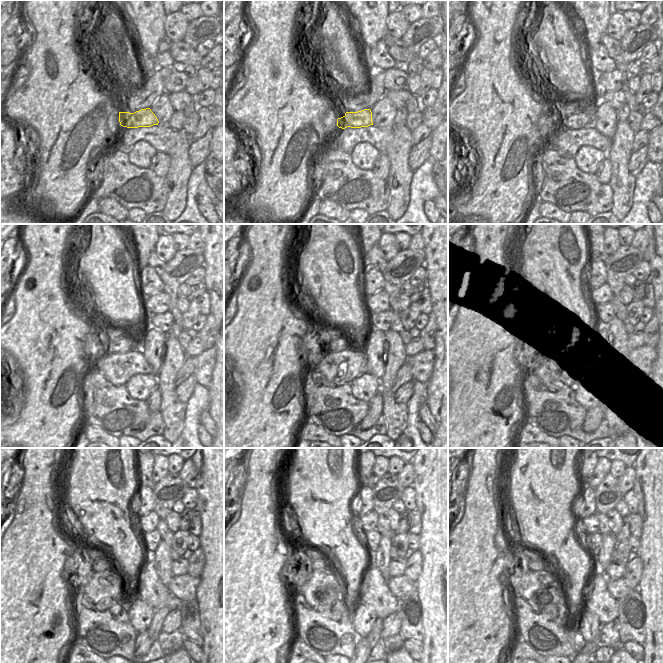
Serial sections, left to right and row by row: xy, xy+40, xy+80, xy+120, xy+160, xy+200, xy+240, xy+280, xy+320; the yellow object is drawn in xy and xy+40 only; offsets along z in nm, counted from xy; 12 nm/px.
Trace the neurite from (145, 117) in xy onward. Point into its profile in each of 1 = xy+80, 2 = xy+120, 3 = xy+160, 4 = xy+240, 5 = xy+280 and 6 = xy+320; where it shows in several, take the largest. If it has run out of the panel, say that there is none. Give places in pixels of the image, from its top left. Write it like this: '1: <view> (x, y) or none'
1: xy+80 (583, 119)
2: xy+120 (124, 345)
3: xy+160 (341, 344)
4: xy+240 (93, 558)
5: xy+280 (313, 560)
6: xy+320 (535, 563)

